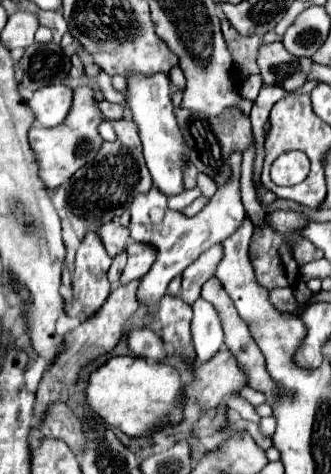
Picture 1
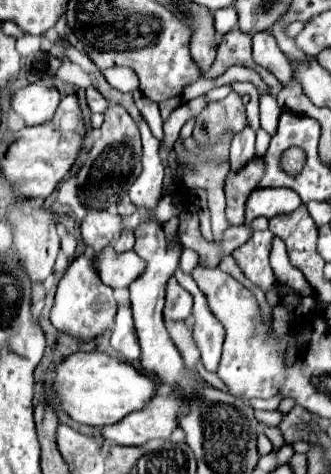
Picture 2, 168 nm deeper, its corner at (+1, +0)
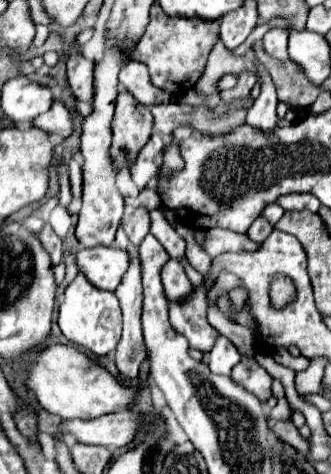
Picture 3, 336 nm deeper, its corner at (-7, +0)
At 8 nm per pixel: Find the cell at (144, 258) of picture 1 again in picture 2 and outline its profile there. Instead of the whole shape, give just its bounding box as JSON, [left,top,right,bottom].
[92,247,146,289]

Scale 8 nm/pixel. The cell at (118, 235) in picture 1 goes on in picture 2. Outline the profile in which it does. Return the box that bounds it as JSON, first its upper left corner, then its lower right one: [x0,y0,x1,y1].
[80,207,120,253]

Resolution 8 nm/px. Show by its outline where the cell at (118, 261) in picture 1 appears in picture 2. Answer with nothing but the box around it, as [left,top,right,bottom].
[114,227,134,253]

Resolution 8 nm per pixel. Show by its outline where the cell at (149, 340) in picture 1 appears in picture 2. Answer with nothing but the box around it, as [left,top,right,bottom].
[110,301,140,363]

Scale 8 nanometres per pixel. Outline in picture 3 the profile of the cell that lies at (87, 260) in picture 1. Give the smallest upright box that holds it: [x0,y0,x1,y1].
[58,273,122,357]

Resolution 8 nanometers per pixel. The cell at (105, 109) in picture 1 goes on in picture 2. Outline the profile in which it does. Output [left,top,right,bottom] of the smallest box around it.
[86,87,106,113]

